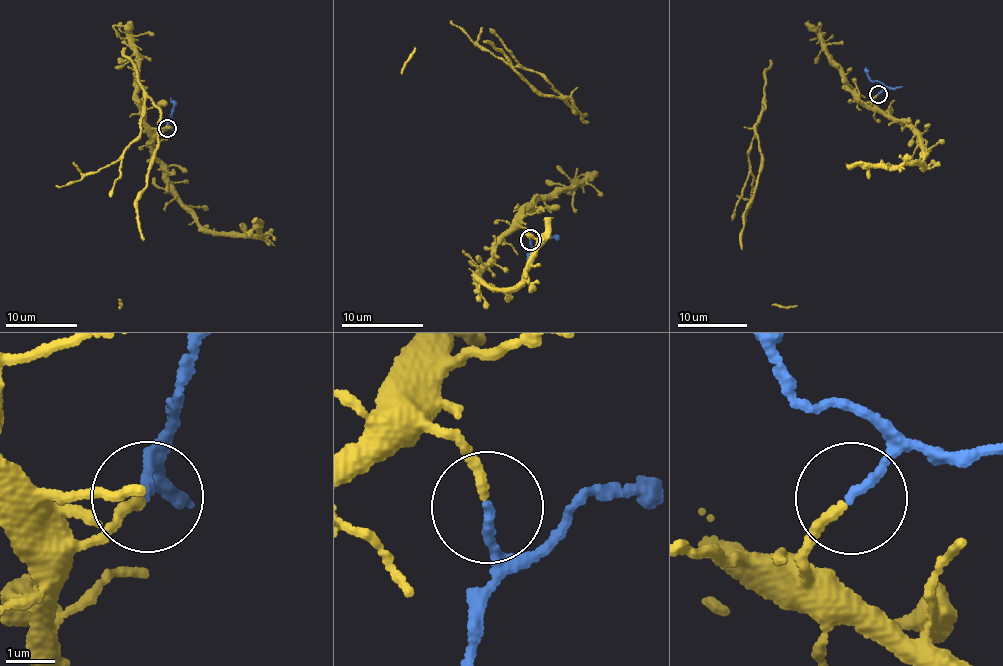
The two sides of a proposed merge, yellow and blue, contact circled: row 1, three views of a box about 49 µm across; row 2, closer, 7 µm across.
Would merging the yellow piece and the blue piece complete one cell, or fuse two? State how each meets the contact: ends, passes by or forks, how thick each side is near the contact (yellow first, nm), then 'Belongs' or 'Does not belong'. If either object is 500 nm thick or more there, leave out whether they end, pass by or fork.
At the ring yellow ends. At the ring blue ends. Thickness 200 nm (yellow) against 170 nm. Does not belong

